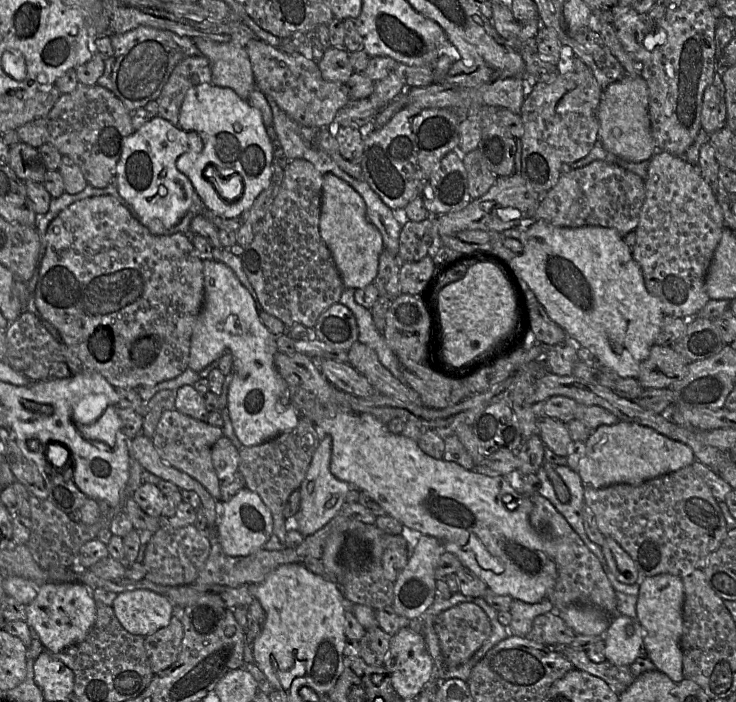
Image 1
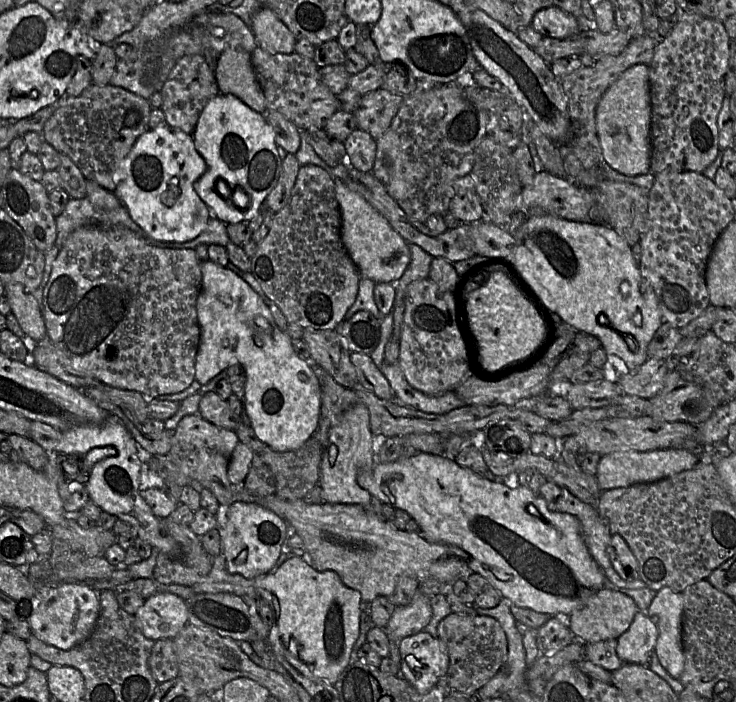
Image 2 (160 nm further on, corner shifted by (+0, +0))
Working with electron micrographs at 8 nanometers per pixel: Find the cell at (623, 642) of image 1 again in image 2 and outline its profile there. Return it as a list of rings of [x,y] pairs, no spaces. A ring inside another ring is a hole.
[[[646,613],[635,614],[630,627],[617,638],[616,652],[623,663],[640,664],[645,655],[654,651],[658,628]]]

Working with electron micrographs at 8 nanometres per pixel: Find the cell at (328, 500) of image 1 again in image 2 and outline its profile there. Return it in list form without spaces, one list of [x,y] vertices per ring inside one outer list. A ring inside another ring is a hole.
[[[361,403],[349,408],[331,429],[328,444],[322,453],[318,485],[322,499],[330,504],[354,504],[367,506],[372,498],[369,491],[359,486],[357,475],[361,470],[375,466],[372,453],[372,432],[369,411]]]

